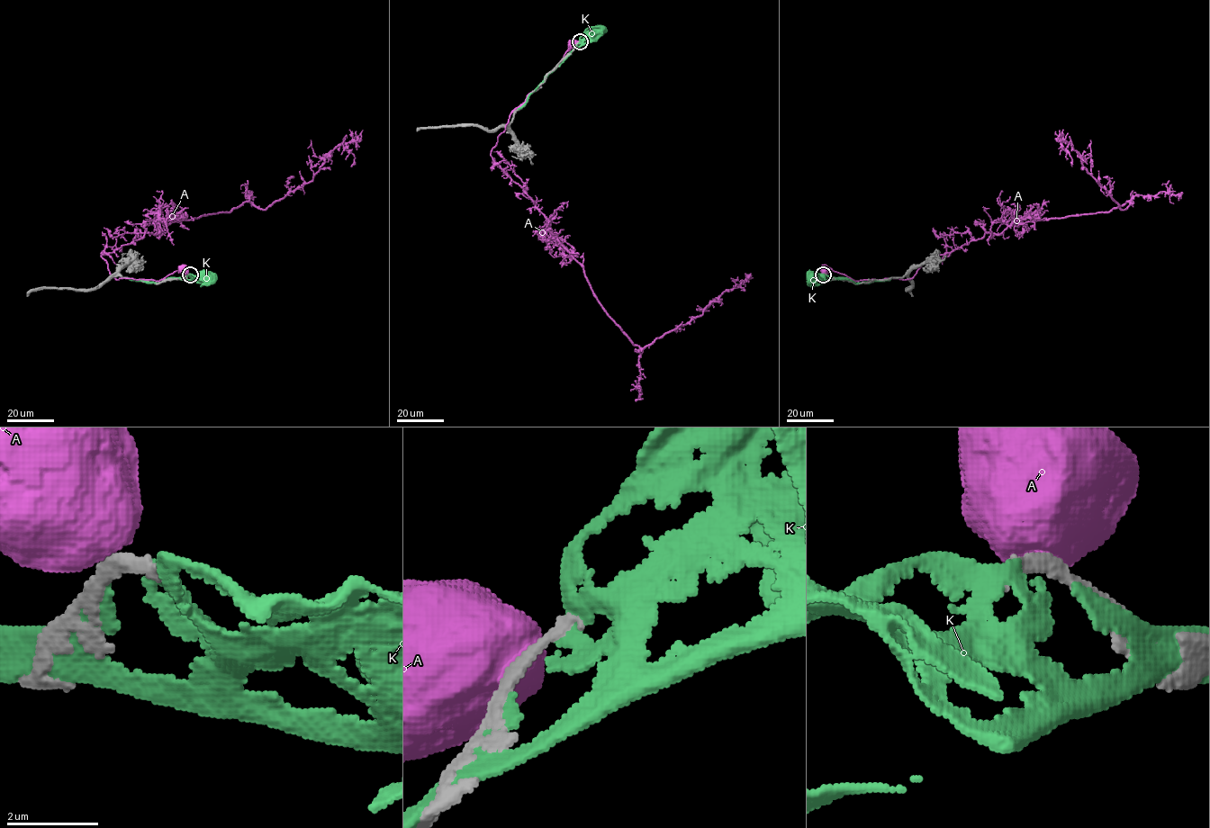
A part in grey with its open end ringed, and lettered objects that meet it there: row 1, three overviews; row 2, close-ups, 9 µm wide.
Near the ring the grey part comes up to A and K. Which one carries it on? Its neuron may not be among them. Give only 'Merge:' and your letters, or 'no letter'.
Merge: no letter

